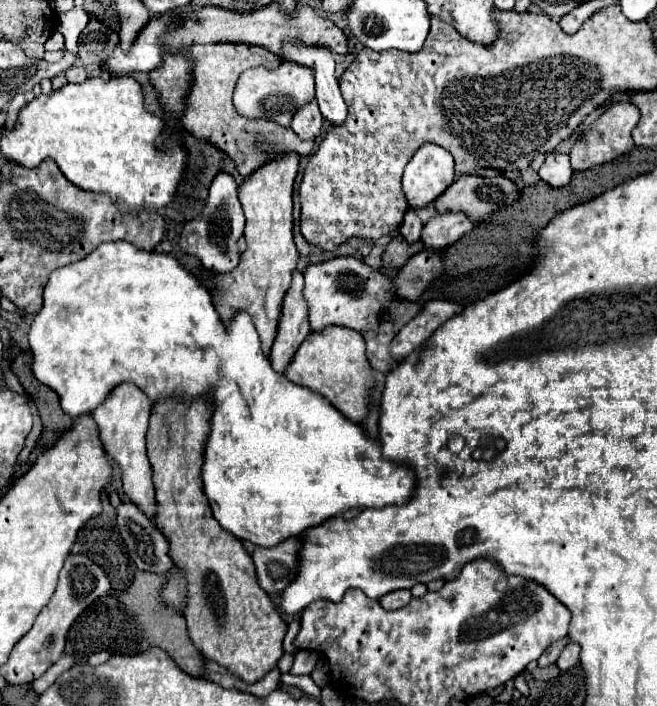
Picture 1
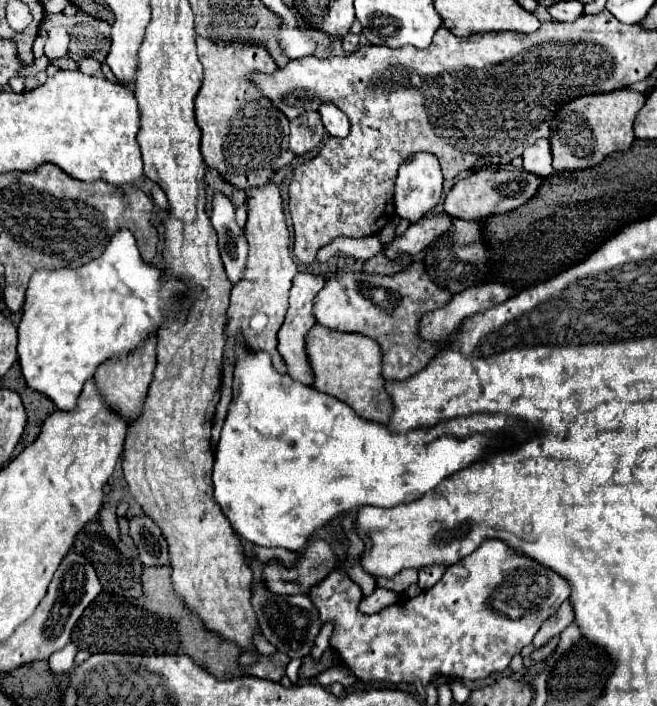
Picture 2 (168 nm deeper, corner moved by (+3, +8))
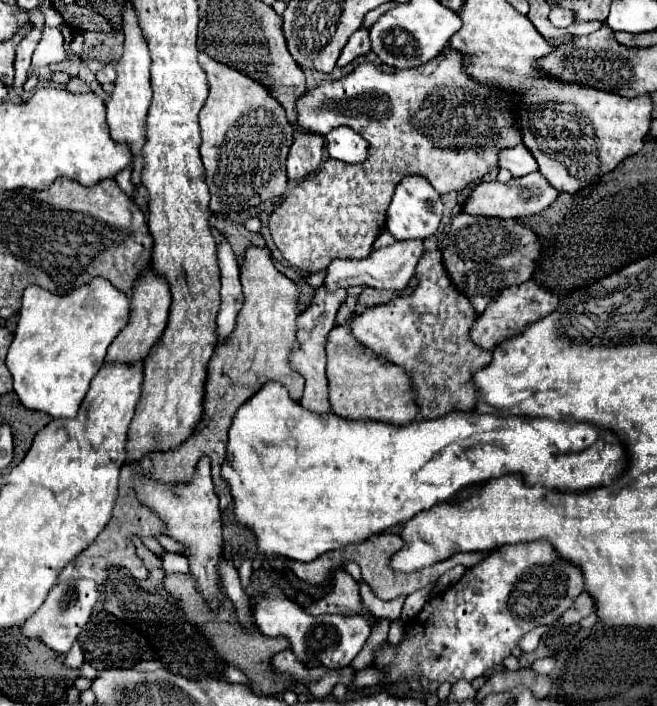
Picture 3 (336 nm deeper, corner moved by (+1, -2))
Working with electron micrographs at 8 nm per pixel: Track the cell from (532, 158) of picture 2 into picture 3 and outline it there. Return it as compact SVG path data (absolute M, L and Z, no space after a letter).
M516 144L498 152L498 168L508 170L512 176L526 176L530 172L536 172L538 164L524 144Z

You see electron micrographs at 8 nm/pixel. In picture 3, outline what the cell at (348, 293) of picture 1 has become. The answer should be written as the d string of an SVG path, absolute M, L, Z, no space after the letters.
M440 250L424 252L422 262L416 266L416 276L420 284L414 294L392 298L388 304L368 308L362 316L352 316L346 322L358 342L412 376L416 402L424 418L440 418L454 410L474 410L478 392L472 378L492 360L492 352L482 350L470 340L470 328L478 312L464 294L454 290L442 266Z

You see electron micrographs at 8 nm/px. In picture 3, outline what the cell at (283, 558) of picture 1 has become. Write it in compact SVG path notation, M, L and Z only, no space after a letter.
M336 570L334 574L334 586L330 594L320 598L318 602L312 602L306 608L308 614L342 614L342 616L364 616L368 618L370 626L378 624L378 618L372 616L360 598L358 582L344 570Z

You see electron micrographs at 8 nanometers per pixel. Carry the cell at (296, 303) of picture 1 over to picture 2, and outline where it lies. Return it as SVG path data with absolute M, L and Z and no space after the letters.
M298 272L294 276L292 290L290 290L290 308L288 308L282 328L278 332L278 352L288 366L288 374L302 384L312 384L312 370L308 366L308 358L304 352L304 334L316 324L316 320L312 316L312 300L318 294L318 290L324 286L324 280L326 280L324 276L314 276L308 272Z

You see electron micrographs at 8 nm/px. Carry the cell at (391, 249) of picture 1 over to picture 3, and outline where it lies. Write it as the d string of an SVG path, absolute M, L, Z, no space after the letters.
M364 288L362 294L360 294L360 298L358 298L358 304L356 304L354 314L362 314L366 308L372 308L372 306L378 306L378 304L386 304L394 296L400 296L404 292L406 290L376 290L376 288Z

